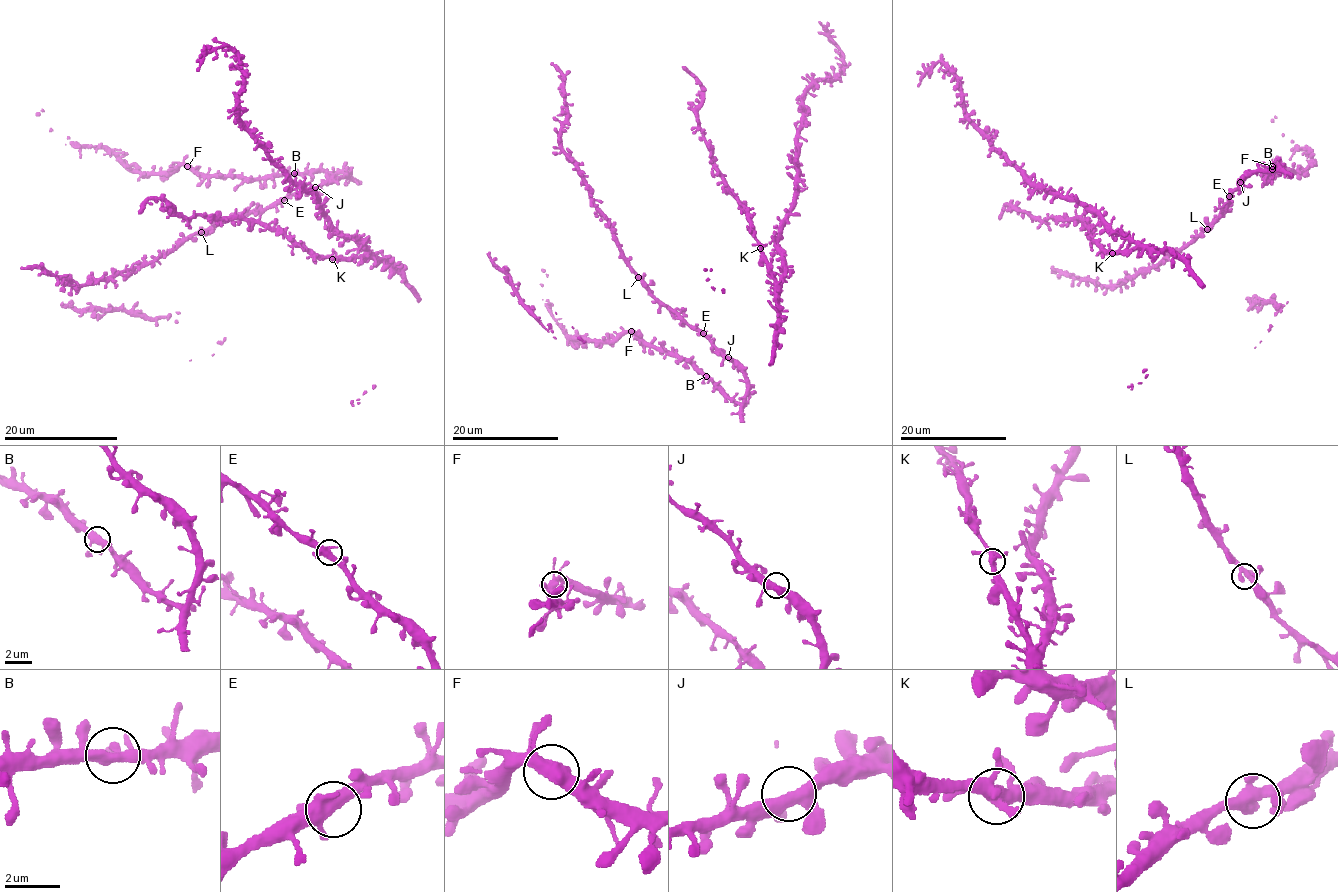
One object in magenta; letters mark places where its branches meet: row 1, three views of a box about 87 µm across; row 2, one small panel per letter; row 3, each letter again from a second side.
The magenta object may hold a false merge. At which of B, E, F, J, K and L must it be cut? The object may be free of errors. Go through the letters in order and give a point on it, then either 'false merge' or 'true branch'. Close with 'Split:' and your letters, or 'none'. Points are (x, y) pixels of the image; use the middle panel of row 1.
B: at (706, 376); true branch
E: at (703, 333); true branch
F: at (631, 331); true branch
J: at (728, 357); true branch
K: at (760, 248); true branch
L: at (638, 277); true branch
Split: none

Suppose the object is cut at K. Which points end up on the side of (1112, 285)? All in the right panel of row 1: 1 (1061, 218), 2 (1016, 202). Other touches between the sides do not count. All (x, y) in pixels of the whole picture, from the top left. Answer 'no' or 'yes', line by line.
1: no
2: no

